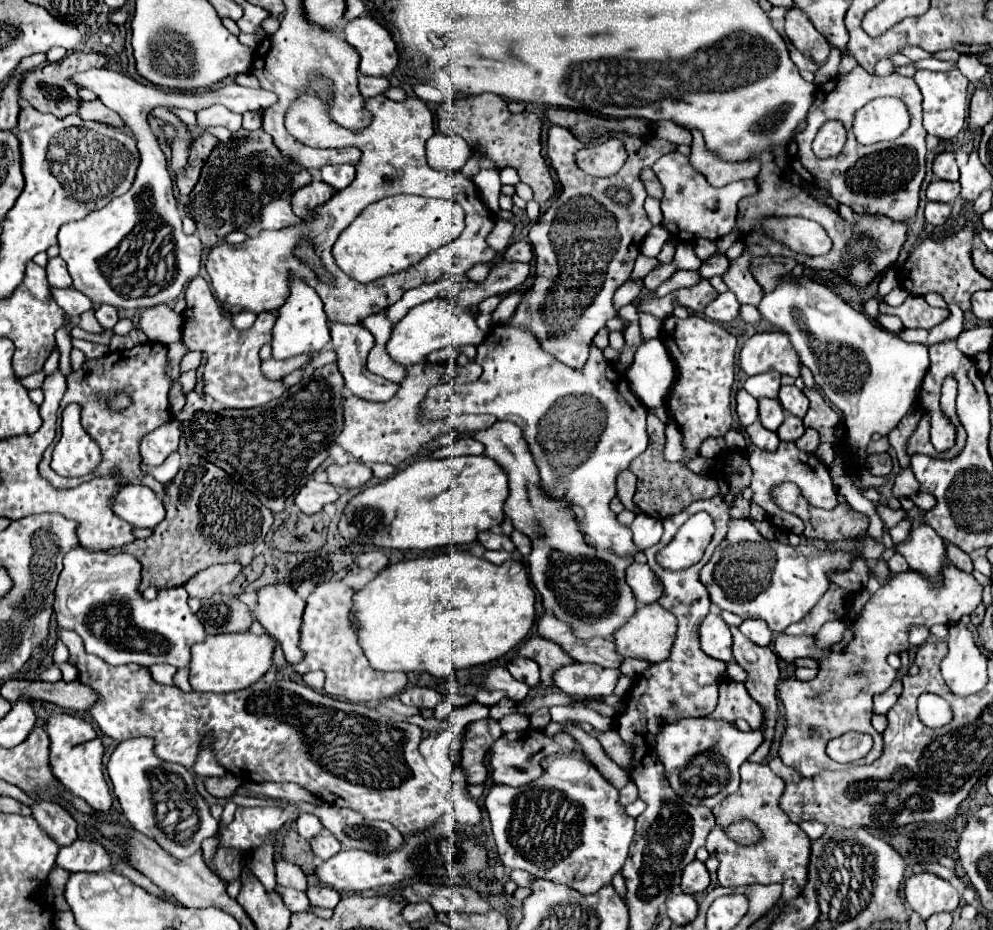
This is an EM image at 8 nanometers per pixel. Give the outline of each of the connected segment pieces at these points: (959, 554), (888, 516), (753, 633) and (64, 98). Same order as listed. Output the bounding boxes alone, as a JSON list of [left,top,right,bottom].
[[948,544,972,572],[876,506,906,528],[740,620,772,646],[22,52,118,116]]

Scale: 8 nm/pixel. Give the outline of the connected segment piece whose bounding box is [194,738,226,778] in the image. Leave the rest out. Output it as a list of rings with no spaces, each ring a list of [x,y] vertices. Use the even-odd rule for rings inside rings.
[[[206,738],[204,744],[202,744],[202,750],[198,754],[198,762],[194,764],[194,772],[198,776],[206,776],[206,778],[208,776],[224,776],[226,774],[224,766],[218,764],[216,754],[210,750],[210,738]]]

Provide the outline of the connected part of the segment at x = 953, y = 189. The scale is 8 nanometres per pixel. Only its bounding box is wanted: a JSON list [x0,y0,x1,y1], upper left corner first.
[926,180,960,202]

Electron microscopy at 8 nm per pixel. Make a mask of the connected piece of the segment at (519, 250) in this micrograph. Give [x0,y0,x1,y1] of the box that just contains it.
[502,242,532,262]

